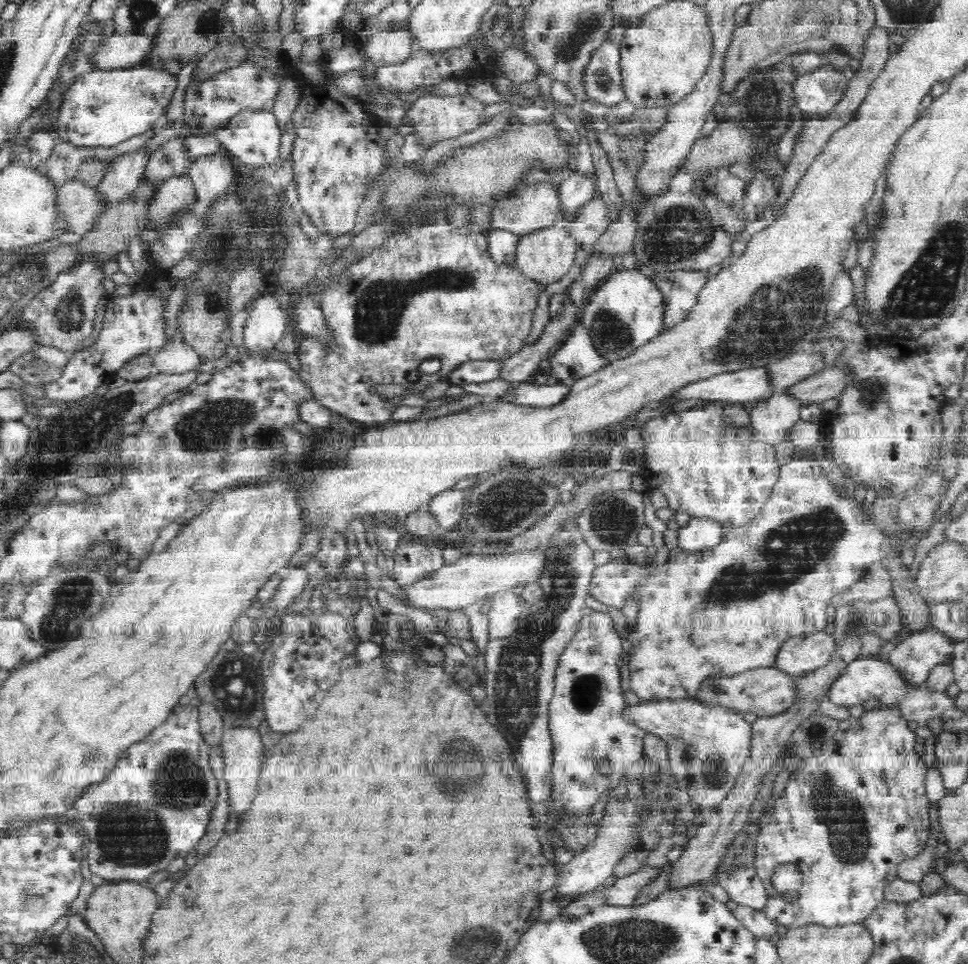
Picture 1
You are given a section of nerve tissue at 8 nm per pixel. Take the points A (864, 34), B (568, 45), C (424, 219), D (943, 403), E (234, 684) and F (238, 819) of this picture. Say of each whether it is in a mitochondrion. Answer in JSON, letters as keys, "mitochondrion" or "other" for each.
{"A":"other","B":"mitochondrion","C":"other","D":"other","E":"mitochondrion","F":"other"}

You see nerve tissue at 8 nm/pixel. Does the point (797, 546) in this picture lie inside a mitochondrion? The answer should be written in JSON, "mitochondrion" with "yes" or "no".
{"mitochondrion":"yes"}

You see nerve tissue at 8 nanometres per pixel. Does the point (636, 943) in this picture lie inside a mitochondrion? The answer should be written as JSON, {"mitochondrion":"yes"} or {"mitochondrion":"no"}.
{"mitochondrion":"yes"}

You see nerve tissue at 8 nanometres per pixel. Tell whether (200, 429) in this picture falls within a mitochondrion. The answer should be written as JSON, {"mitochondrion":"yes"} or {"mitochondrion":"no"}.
{"mitochondrion":"yes"}

